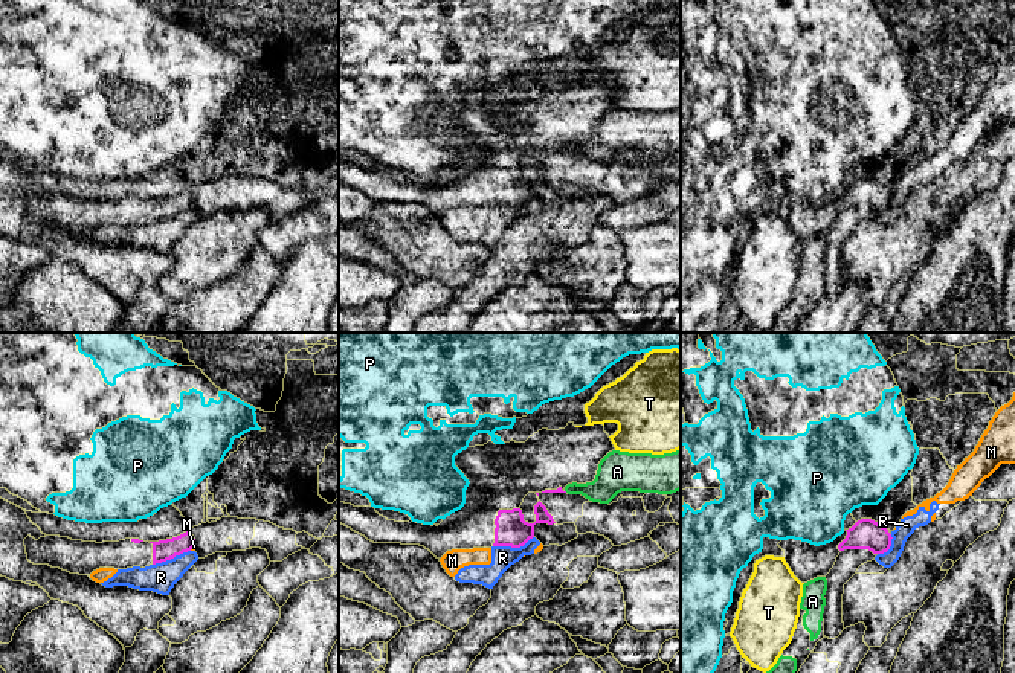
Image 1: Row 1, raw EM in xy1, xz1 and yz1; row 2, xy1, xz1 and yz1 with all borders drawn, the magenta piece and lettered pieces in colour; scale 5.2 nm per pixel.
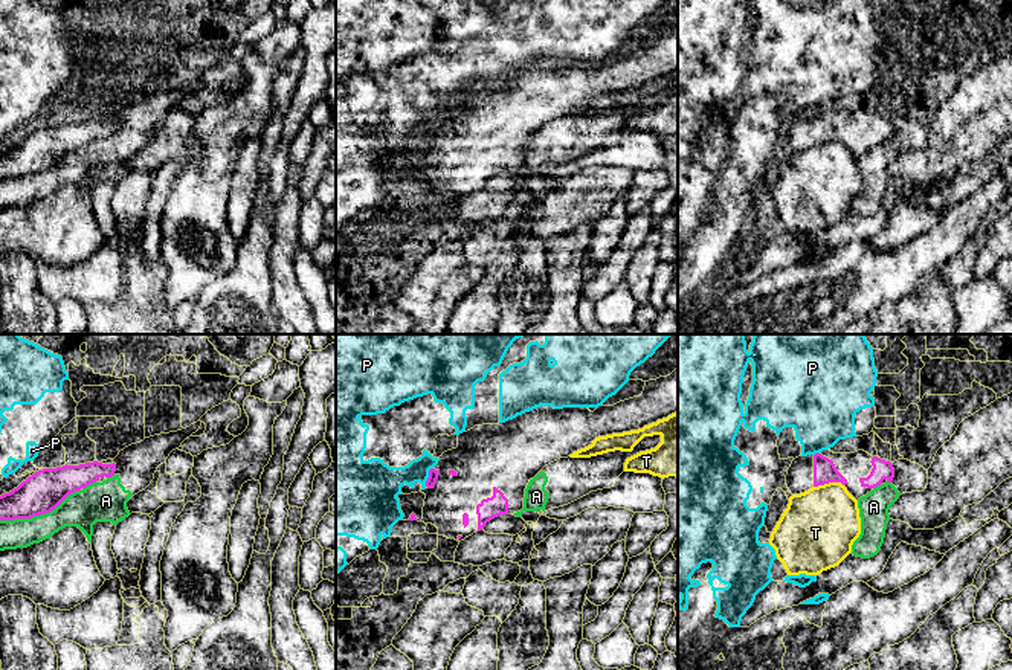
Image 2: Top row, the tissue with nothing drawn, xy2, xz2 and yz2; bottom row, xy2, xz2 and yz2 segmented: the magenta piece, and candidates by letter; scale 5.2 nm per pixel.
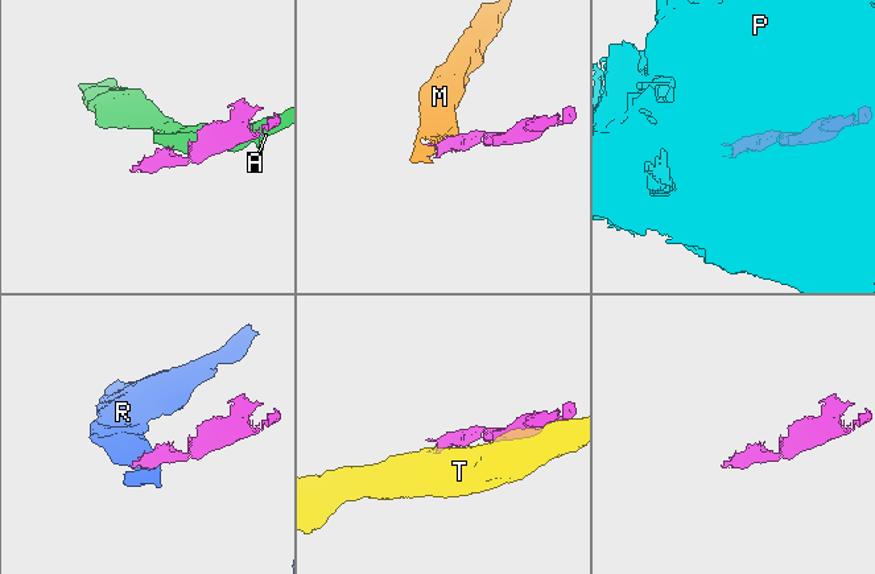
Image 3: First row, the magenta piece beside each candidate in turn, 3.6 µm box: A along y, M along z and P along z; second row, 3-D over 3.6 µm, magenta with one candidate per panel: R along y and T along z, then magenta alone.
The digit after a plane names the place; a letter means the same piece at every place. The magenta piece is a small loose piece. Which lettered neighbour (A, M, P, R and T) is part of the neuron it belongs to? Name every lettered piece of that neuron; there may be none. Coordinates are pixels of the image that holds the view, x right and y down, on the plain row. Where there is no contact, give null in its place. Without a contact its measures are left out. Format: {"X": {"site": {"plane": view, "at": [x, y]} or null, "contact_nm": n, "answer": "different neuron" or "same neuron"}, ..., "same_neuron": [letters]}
{"A": {"site": {"plane": "xy2", "at": [40, 171]}, "contact_nm": 460, "answer": "different neuron"}, "M": {"site": {"plane": "xy1", "at": [191, 206]}, "contact_nm": 40, "answer": "different neuron"}, "P": {"site": {"plane": "xz2", "at": [429, 135]}, "contact_nm": 110, "answer": "different neuron"}, "R": {"site": {"plane": "xz1", "at": [513, 205]}, "contact_nm": 220, "answer": "different neuron"}, "T": {"site": {"plane": "yz2", "at": [828, 141]}, "contact_nm": 160, "answer": "different neuron"}, "same_neuron": []}

